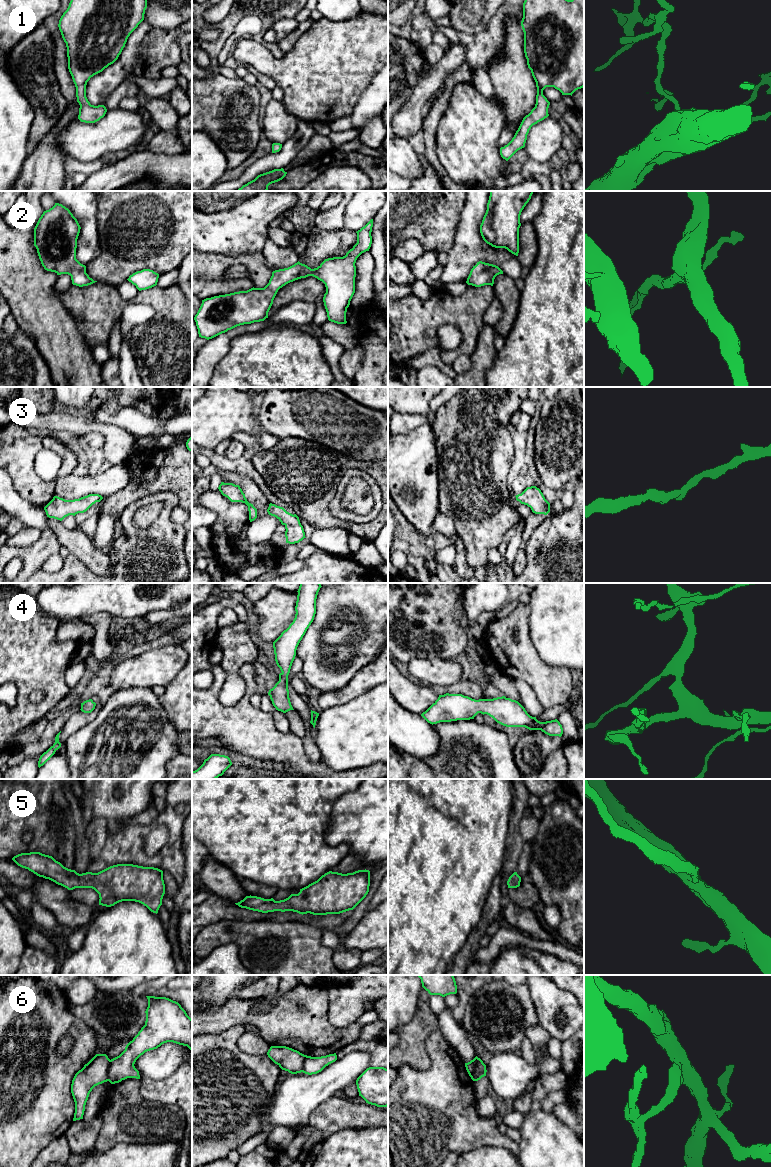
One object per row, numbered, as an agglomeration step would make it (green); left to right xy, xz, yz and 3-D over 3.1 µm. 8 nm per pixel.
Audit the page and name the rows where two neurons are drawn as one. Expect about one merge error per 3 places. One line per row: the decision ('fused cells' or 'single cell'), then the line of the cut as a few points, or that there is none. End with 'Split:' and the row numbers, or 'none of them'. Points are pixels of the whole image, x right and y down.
1: single cell | no cut
2: single cell | no cut
3: single cell | no cut
4: single cell | no cut
5: single cell | no cut
6: fused cells | yz (479, 1058), (472, 1079)
Split: 6

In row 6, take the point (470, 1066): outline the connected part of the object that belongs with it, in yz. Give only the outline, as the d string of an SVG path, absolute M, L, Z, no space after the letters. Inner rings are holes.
M476 1056L470 1062L465 1063L466 1070L467 1070L469 1076L471 1077L472 1080L473 1080L473 1074L474 1074L474 1070L476 1068L476 1066L477 1066L478 1060L479 1060L479 1058Z

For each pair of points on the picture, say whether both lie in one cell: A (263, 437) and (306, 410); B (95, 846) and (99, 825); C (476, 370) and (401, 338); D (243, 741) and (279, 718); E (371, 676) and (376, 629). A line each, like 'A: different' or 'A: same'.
A: different
B: same
C: different
D: different
E: different

